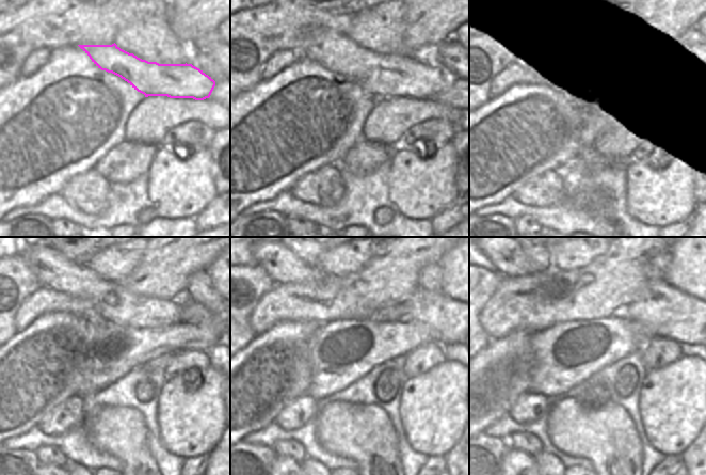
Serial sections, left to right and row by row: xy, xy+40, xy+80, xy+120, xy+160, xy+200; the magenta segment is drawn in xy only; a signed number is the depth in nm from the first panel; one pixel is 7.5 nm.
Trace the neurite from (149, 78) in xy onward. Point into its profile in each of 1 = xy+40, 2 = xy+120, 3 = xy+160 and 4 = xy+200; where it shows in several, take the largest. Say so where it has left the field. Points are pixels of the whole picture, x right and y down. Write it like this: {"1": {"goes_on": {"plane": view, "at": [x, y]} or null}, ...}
{"1": {"goes_on": {"plane": "xy+40", "at": [385, 76]}}, "2": {"goes_on": {"plane": "xy+120", "at": [115, 303]}}, "3": {"goes_on": {"plane": "xy+160", "at": [283, 266]}}, "4": {"goes_on": {"plane": "xy+200", "at": [509, 259]}}}

